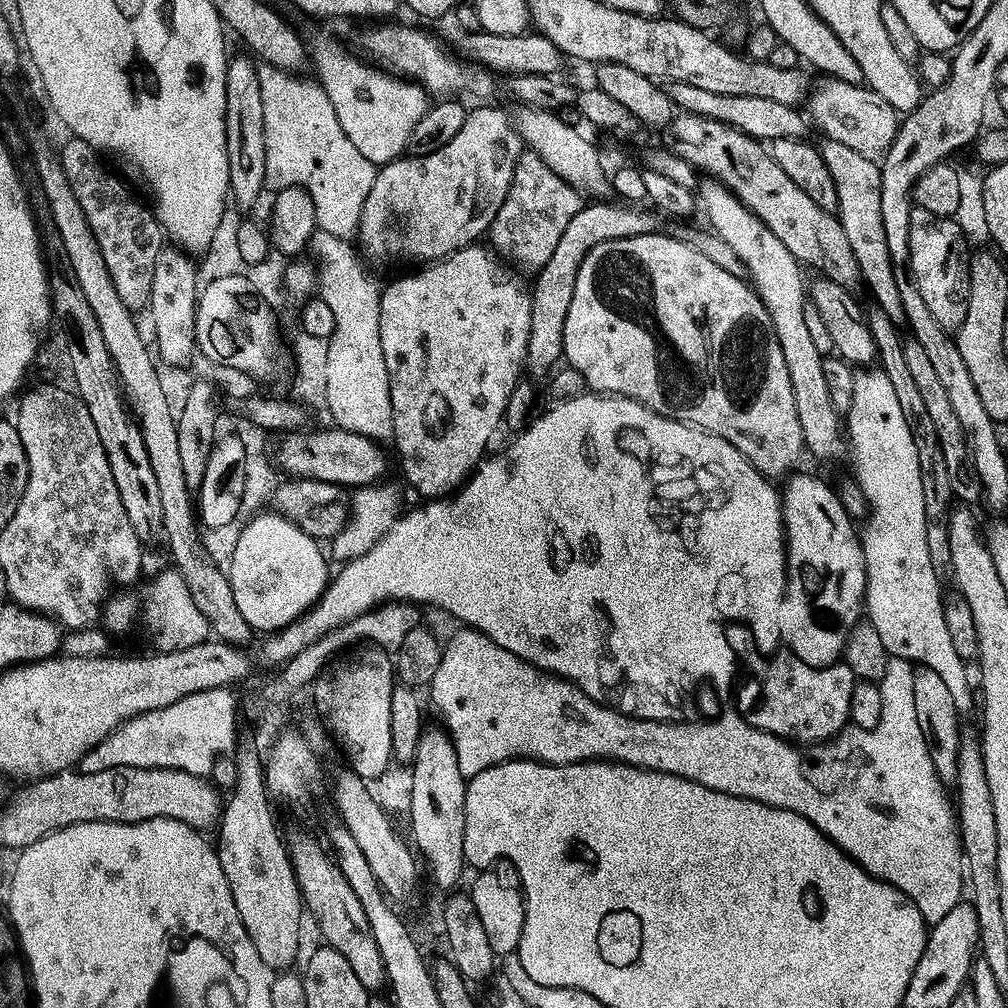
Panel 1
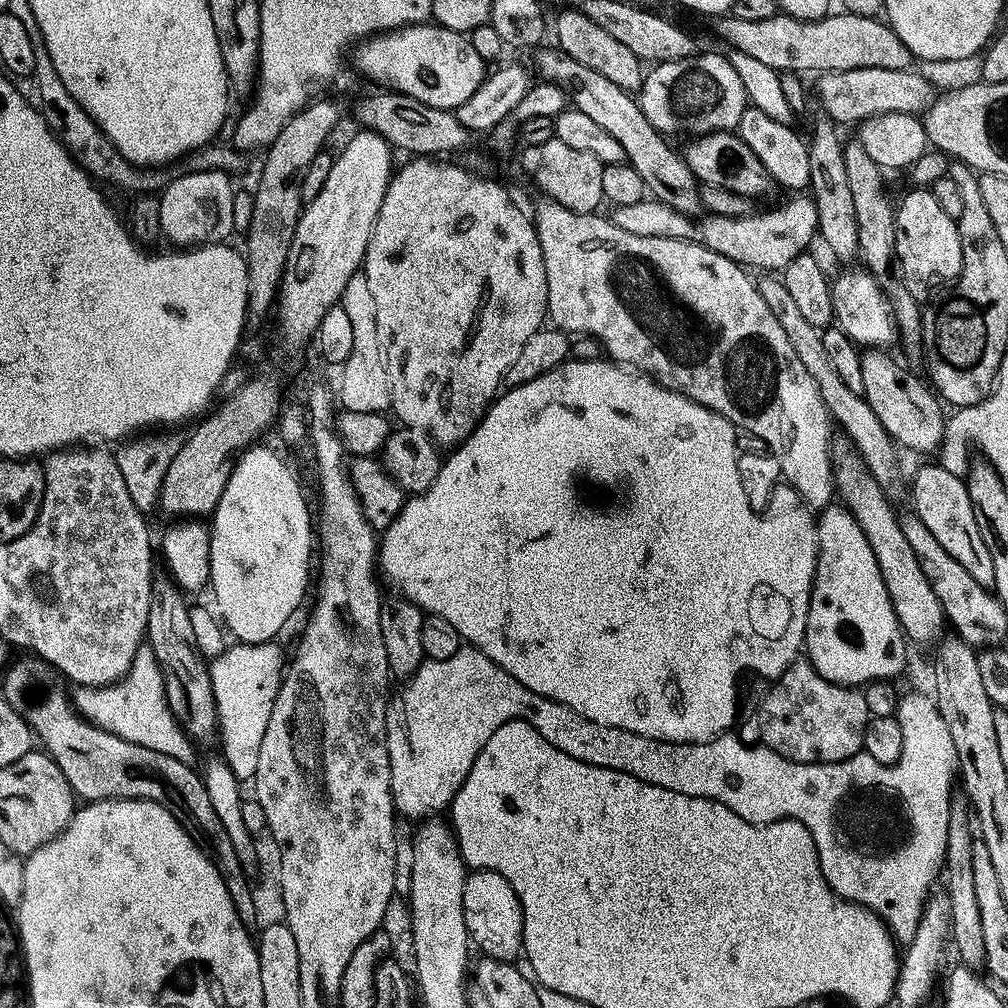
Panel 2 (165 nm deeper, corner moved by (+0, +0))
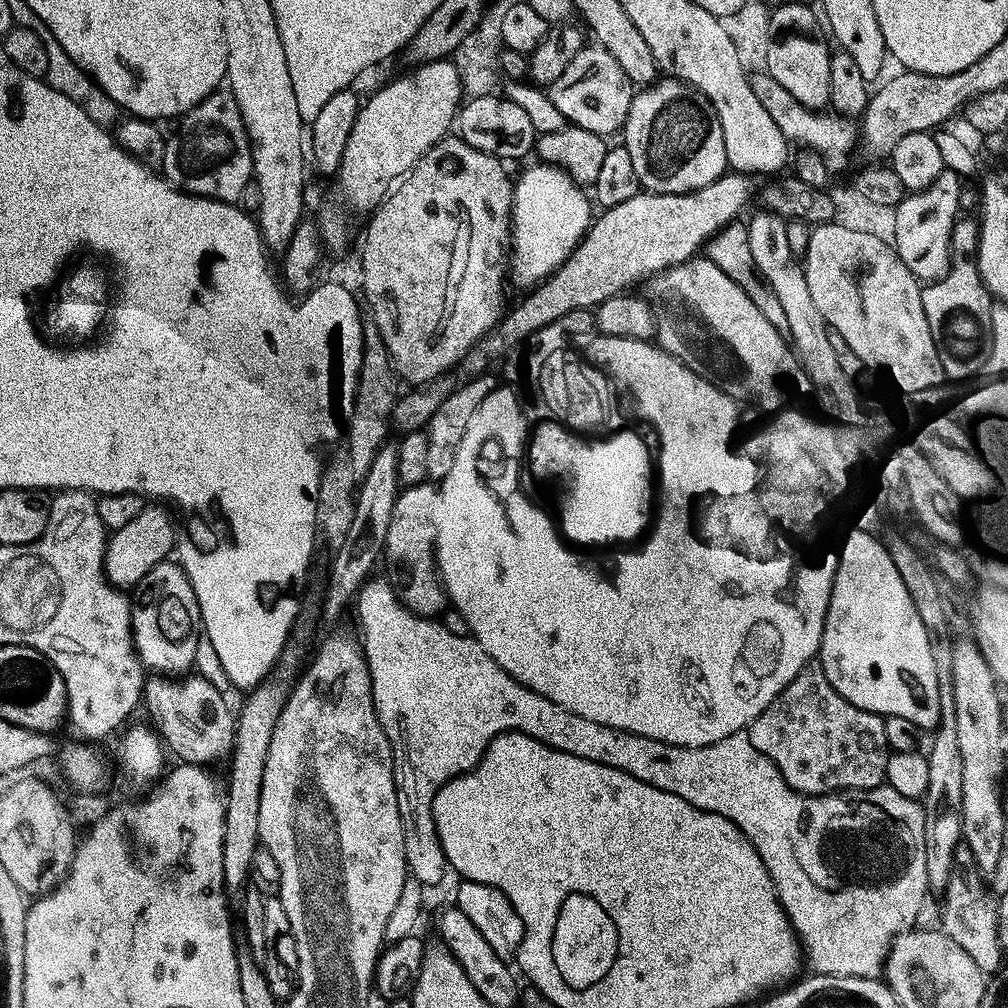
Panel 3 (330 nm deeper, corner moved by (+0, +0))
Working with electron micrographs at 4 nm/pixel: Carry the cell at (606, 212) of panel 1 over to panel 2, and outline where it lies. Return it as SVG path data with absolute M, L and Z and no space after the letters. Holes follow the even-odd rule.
M792 194L781 208L773 212L762 212L738 218L726 218L711 214L701 215L693 219L684 212L666 206L661 200L643 198L630 205L618 205L611 209L610 219L622 230L630 234L642 234L654 238L674 238L675 240L691 240L701 244L745 269L765 268L768 274L776 274L783 270L794 258L807 253L808 243L818 236L818 210L816 203L808 194Z

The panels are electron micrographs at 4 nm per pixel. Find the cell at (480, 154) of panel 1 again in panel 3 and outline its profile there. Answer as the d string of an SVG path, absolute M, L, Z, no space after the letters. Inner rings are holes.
M585 46L578 54L574 54L570 66L566 66L566 71L547 89L547 94L554 102L554 106L558 106L558 110L564 112L564 119L569 125L608 138L611 137L611 132L619 133L623 129L634 95L634 85L626 78L622 66L618 66L618 62L614 62L614 57L604 48Z

